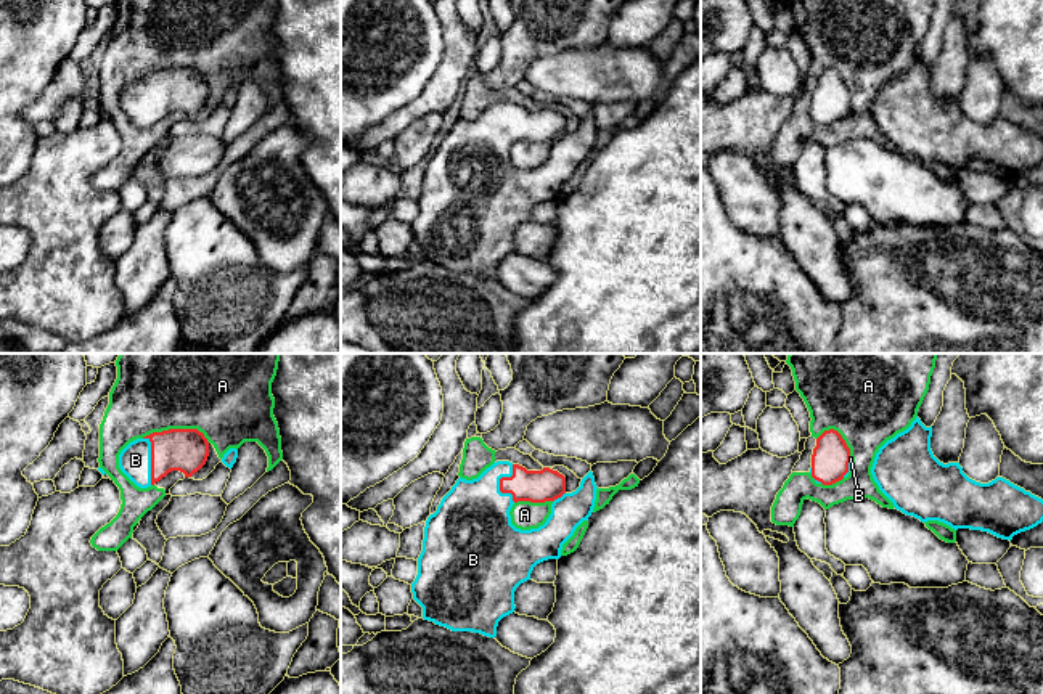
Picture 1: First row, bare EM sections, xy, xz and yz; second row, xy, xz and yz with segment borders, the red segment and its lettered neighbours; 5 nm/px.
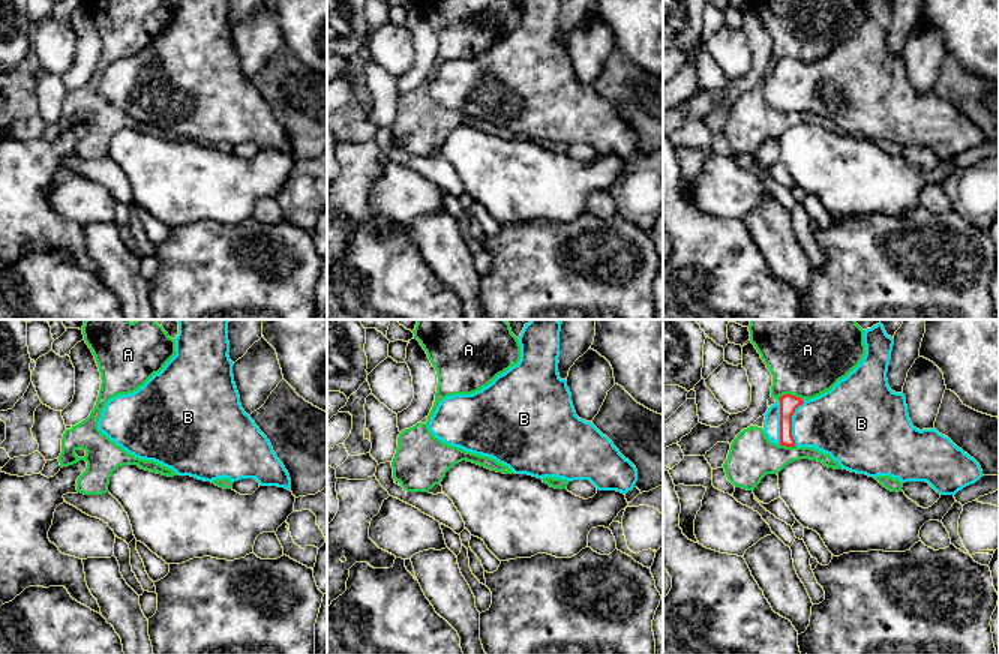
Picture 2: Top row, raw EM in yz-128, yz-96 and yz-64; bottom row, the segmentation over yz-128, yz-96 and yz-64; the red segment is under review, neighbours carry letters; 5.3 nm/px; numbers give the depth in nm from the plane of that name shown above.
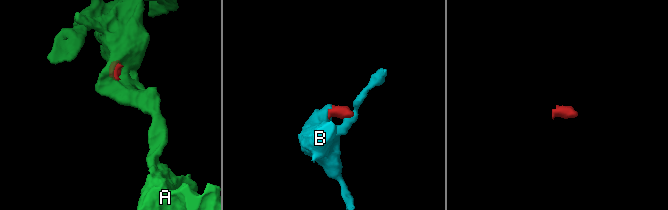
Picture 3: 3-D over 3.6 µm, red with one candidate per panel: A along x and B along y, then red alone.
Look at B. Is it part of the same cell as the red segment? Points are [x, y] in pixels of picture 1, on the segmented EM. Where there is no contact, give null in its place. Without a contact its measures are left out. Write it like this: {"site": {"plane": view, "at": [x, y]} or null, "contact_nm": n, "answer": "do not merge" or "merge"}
{"site": {"plane": "xz", "at": [500, 484]}, "contact_nm": 190, "answer": "merge"}

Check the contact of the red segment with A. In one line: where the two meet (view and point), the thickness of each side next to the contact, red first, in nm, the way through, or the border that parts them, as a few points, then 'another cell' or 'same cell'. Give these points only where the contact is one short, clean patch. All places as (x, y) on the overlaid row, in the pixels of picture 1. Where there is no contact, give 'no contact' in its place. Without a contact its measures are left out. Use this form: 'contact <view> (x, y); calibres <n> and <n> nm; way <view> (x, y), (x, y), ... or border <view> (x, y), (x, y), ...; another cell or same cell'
contact xy (177, 429); calibres 220 and 500 nm; another cell

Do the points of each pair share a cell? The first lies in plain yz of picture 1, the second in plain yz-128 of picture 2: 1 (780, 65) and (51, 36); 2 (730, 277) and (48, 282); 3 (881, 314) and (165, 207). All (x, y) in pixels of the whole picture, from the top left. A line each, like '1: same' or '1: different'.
1: same
2: same
3: different

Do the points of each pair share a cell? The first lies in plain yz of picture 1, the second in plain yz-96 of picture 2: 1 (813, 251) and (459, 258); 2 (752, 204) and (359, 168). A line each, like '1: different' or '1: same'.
1: same
2: different

